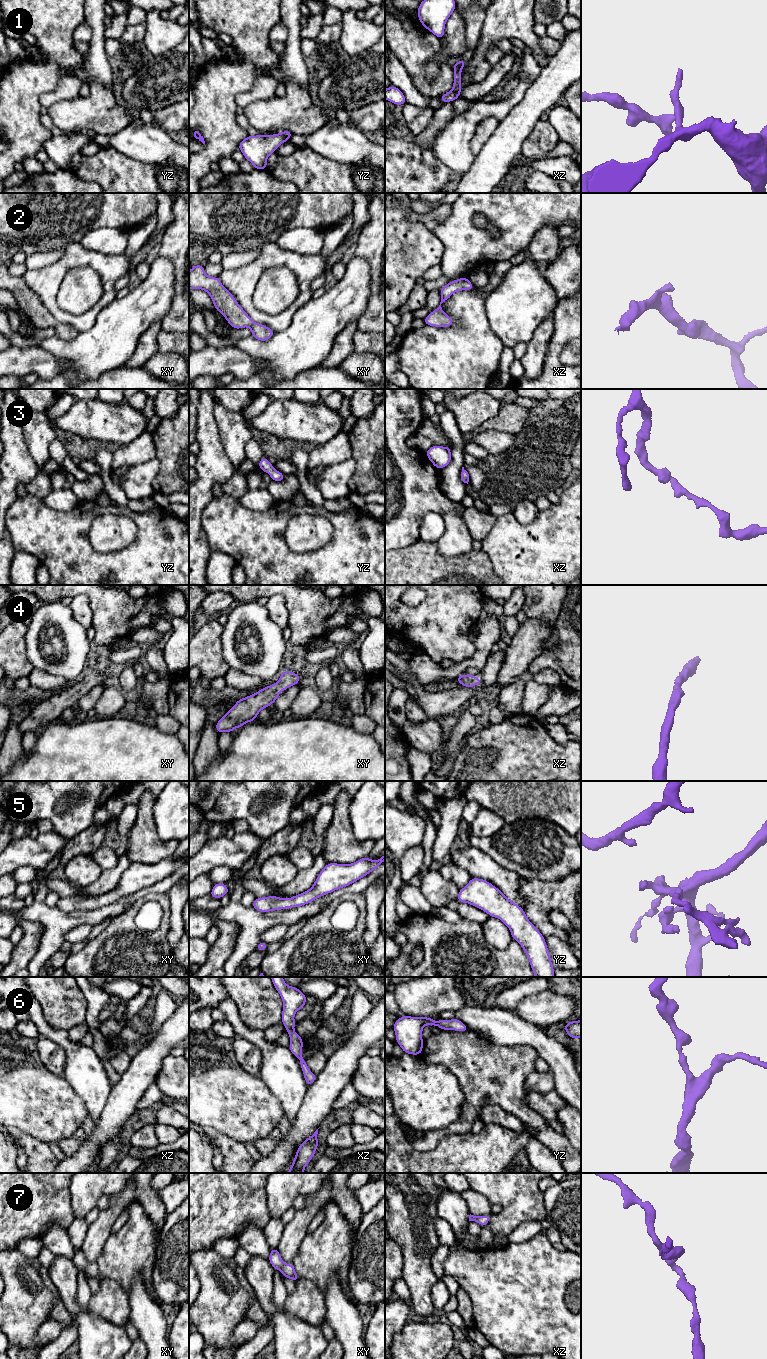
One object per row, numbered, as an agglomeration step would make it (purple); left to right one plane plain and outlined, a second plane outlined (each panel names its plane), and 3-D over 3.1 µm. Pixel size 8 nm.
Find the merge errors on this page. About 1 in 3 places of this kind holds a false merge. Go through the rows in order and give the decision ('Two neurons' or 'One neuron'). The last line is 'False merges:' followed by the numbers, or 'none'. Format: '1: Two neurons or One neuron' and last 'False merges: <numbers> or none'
1: Two neurons
2: One neuron
3: One neuron
4: One neuron
5: One neuron
6: One neuron
7: One neuron
False merges: 1

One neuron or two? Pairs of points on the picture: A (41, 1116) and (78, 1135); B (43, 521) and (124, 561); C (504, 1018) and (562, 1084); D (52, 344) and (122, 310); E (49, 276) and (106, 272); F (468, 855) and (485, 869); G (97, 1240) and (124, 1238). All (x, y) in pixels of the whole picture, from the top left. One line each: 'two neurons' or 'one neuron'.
A: two neurons
B: one neuron
C: one neuron
D: one neuron
E: one neuron
F: one neuron
G: two neurons

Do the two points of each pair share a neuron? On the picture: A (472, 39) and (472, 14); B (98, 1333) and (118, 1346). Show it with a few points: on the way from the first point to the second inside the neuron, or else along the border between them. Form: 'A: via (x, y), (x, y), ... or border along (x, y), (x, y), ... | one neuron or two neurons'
A: via (472, 33), (472, 20) | one neuron
B: via (105, 1333), (112, 1333), (114, 1339) | one neuron

